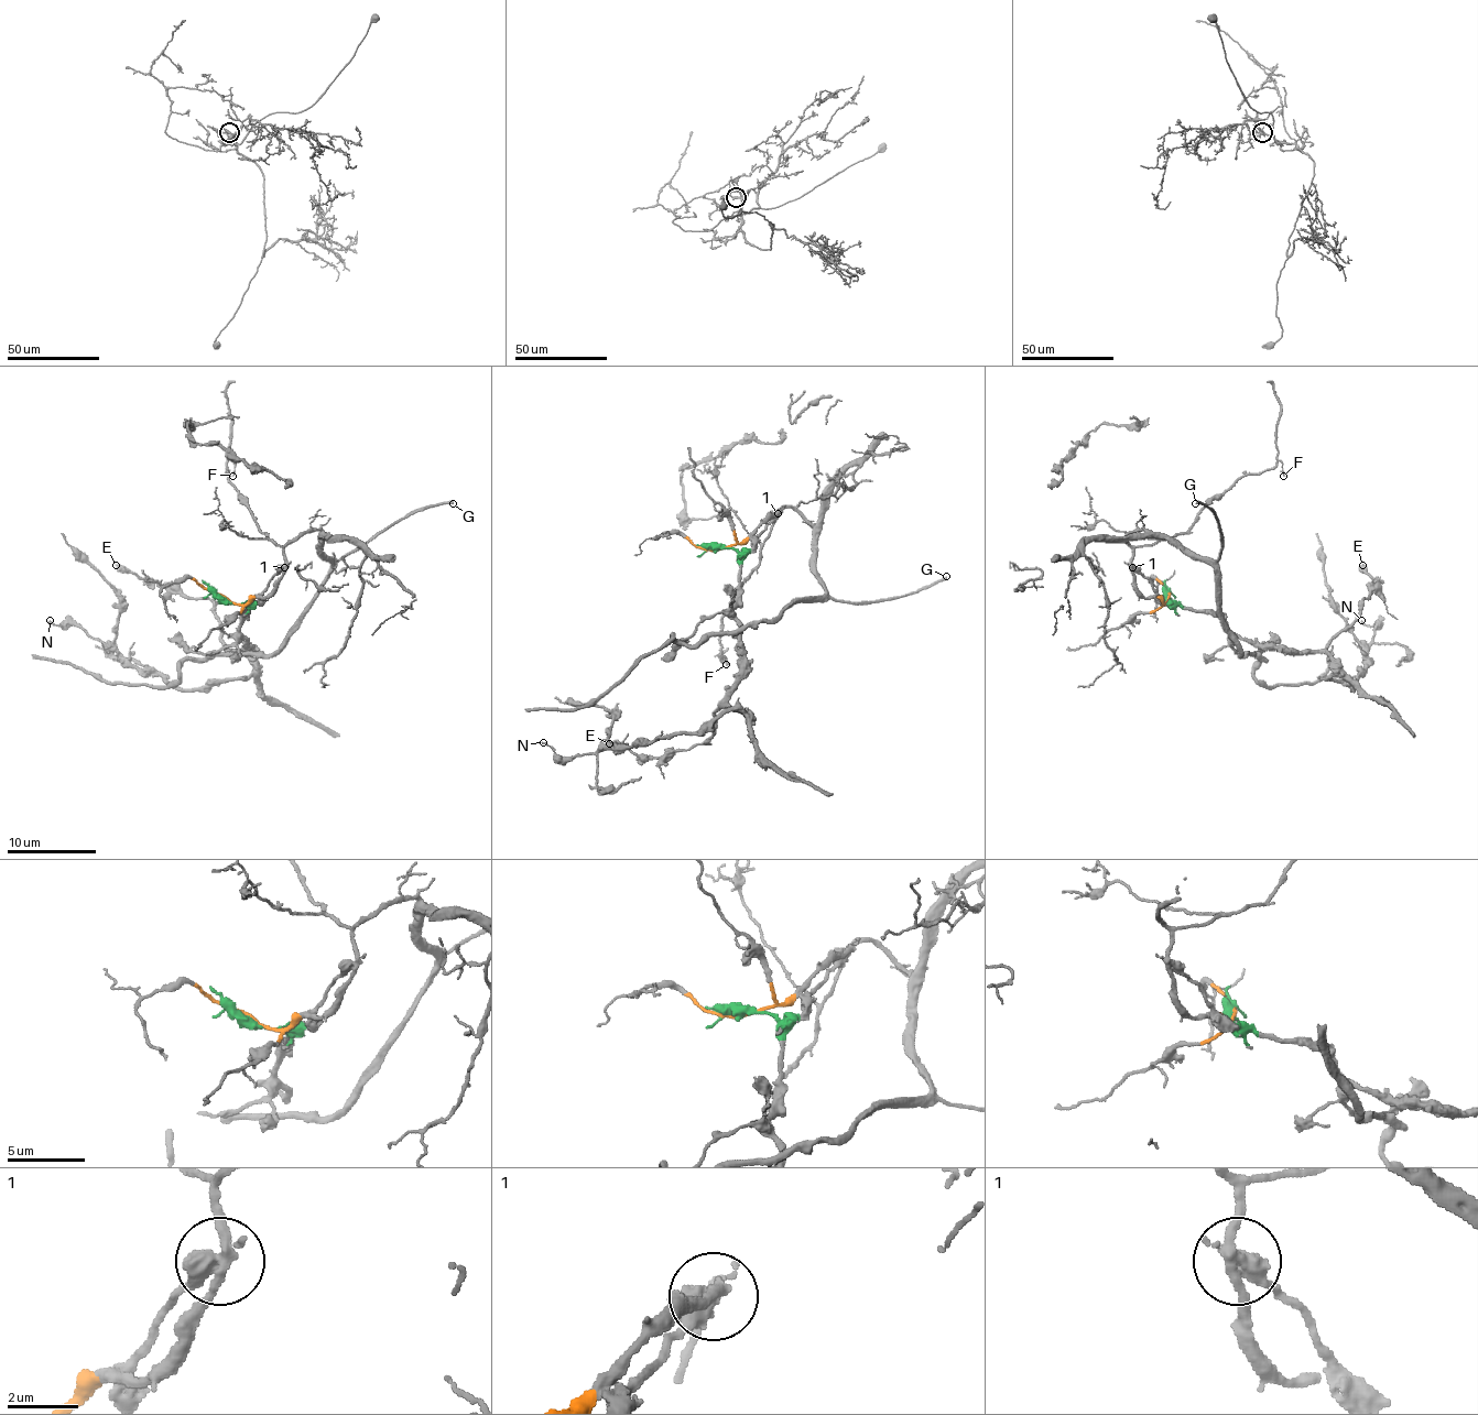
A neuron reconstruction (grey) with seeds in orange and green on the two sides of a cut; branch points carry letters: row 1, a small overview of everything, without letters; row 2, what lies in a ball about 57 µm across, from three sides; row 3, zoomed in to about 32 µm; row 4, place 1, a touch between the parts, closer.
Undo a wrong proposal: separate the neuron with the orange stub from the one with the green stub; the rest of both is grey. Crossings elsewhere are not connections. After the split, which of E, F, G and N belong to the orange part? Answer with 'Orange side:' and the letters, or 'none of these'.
Orange side: F, G

